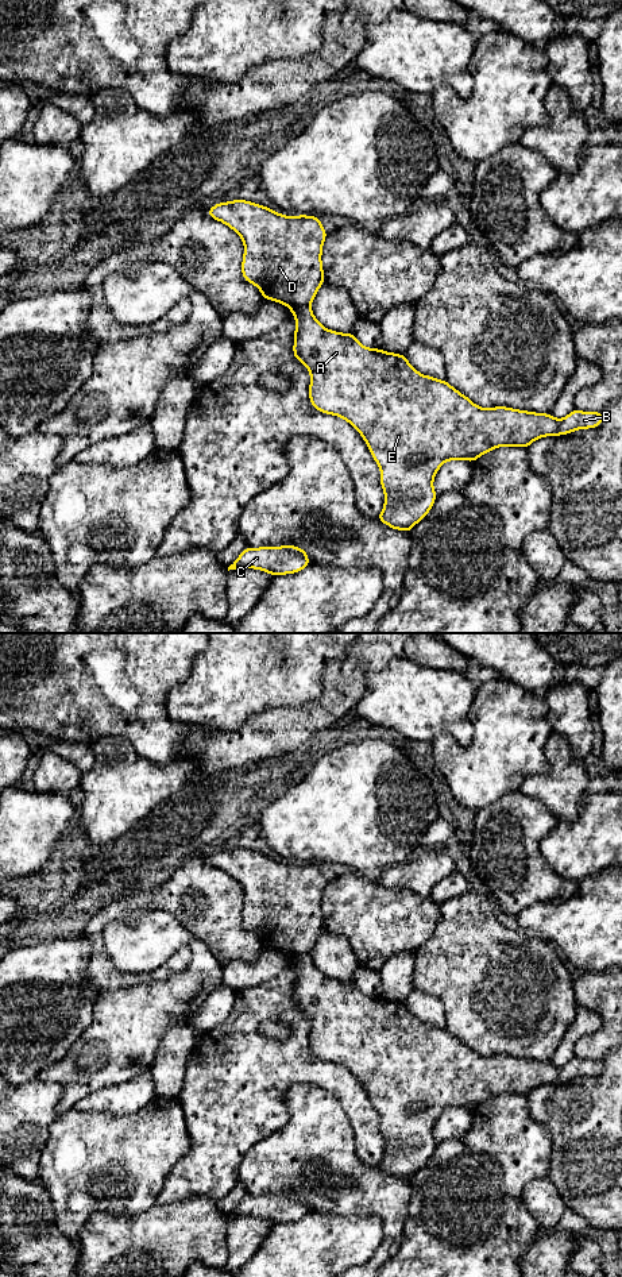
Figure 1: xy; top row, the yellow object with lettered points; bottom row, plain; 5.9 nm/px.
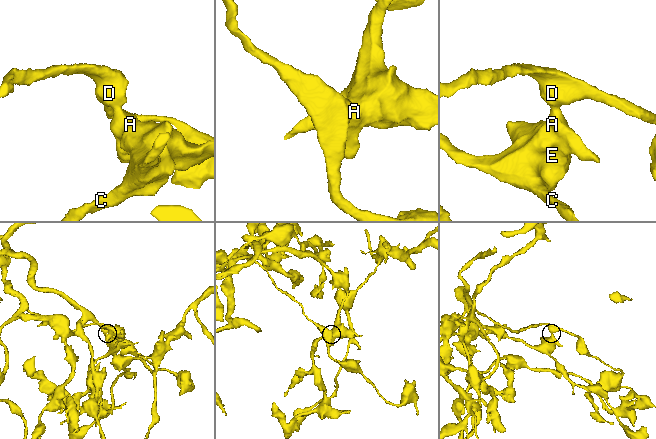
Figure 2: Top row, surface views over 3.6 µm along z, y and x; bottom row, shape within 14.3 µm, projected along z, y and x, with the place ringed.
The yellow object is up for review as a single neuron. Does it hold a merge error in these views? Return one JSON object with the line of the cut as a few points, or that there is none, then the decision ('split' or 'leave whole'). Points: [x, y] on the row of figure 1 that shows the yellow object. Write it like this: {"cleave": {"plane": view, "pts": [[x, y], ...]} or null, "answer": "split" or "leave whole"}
{"cleave": {"plane": "xy", "pts": [[309, 304], [292, 311]]}, "answer": "split"}

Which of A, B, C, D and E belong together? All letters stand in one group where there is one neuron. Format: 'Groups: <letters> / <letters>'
Groups: A B C E / D

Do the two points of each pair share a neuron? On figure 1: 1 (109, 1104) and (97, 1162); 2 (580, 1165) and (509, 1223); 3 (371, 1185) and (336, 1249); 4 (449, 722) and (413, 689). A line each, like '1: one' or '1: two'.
1: two
2: two
3: two
4: one

